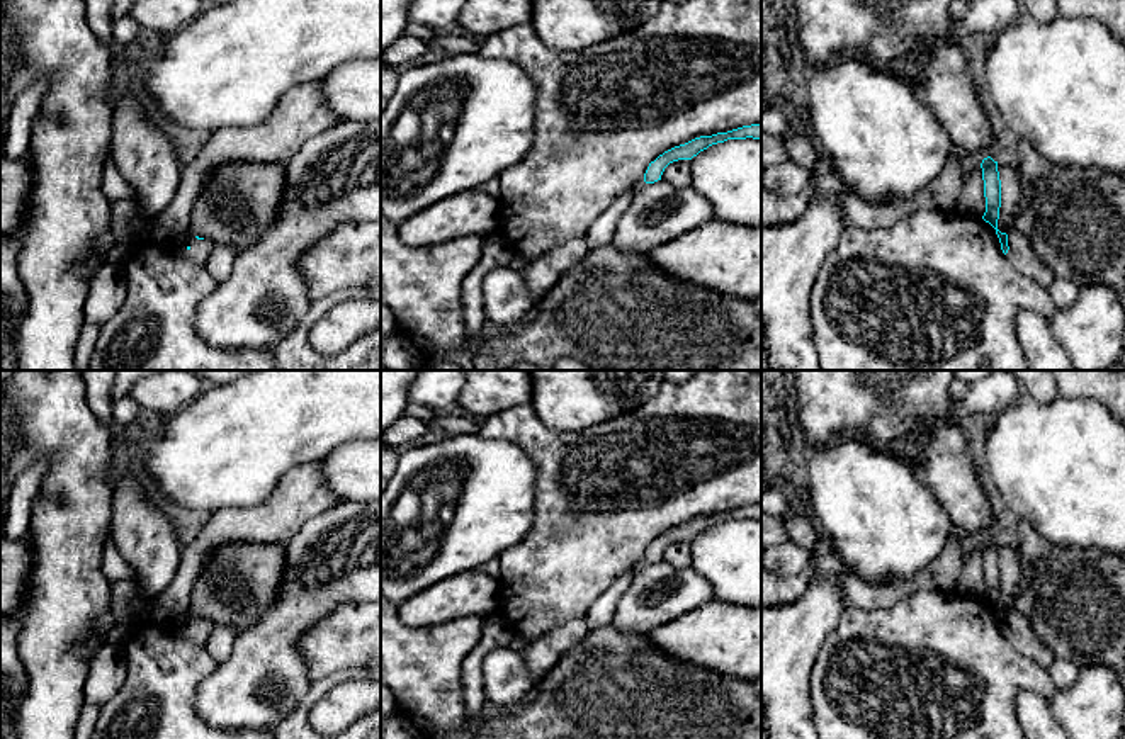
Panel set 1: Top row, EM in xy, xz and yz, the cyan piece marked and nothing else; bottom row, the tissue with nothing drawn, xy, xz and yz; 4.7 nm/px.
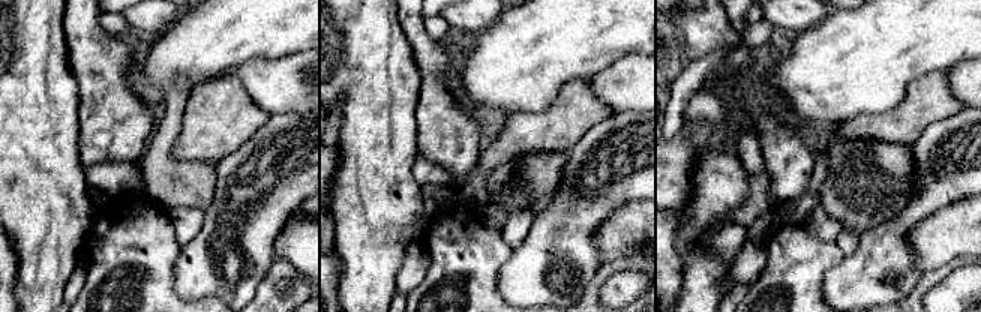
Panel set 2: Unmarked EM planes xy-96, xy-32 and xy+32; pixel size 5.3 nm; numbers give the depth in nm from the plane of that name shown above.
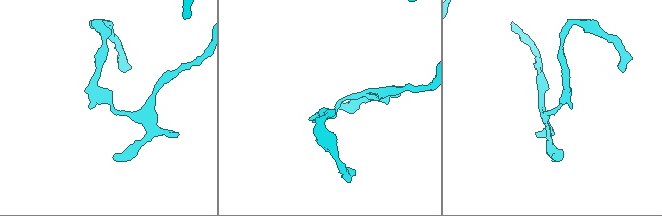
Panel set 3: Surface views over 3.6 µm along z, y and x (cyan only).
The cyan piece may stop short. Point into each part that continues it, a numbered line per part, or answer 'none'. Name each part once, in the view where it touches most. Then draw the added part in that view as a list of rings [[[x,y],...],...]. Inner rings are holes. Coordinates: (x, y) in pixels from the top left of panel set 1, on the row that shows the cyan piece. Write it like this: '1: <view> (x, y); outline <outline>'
1: yz (1020, 253); outline [[[1015,229],[1009,231],[1008,246],[1006,258],[1018,272],[1043,287],[1049,287],[1055,280],[1055,275],[1035,255],[1032,241],[1025,234]]]

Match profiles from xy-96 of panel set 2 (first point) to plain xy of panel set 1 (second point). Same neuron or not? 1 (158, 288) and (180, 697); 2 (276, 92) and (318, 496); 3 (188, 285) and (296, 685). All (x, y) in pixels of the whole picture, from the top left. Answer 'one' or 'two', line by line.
1: one
2: two
3: one

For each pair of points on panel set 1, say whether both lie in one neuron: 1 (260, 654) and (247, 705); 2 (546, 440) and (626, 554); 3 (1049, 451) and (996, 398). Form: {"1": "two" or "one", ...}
{"1": "one", "2": "one", "3": "two"}

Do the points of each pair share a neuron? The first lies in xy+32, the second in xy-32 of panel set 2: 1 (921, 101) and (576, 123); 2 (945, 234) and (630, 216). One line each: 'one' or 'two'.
1: one
2: one

